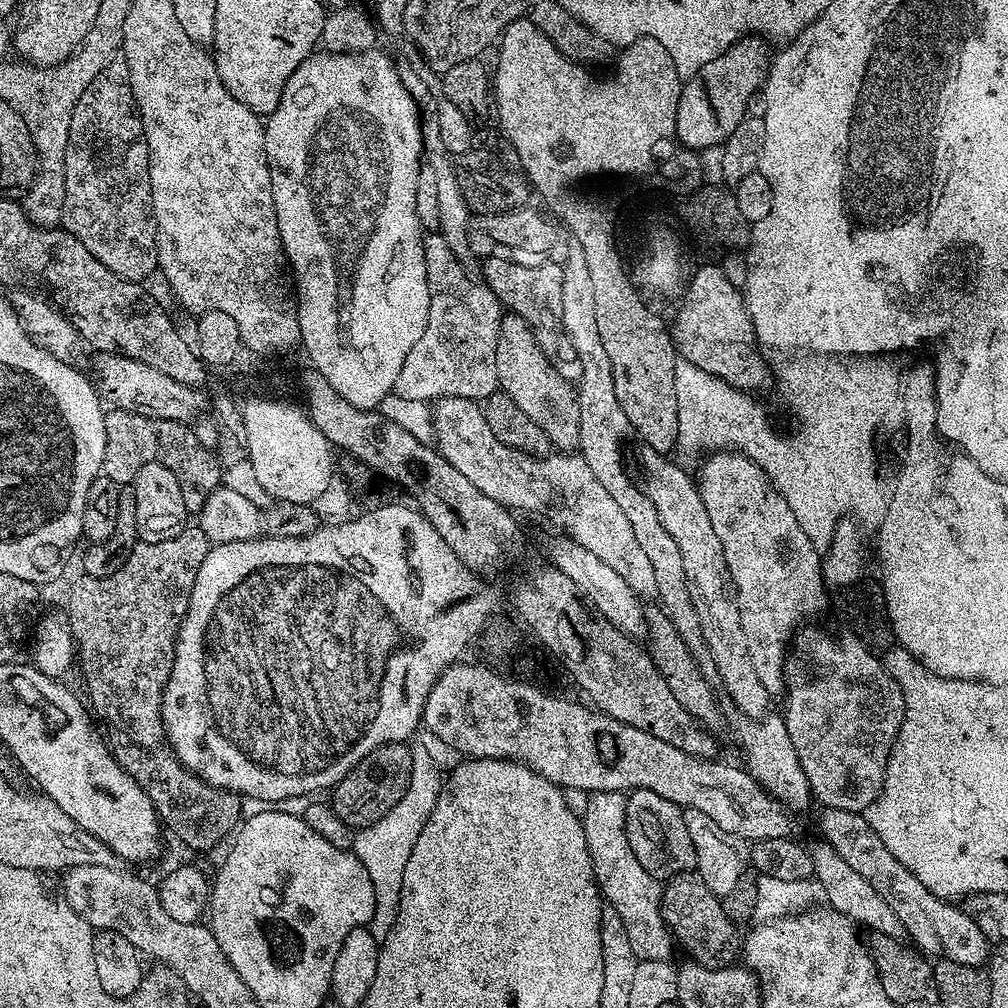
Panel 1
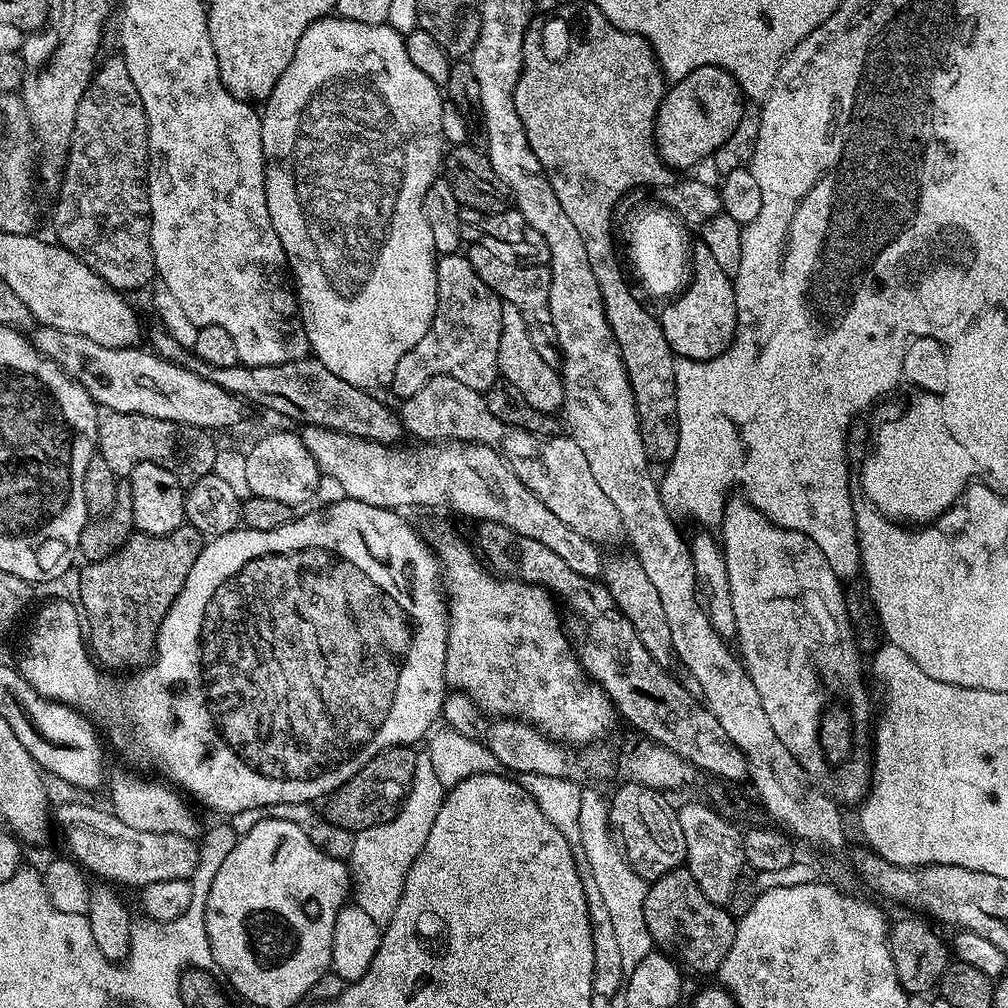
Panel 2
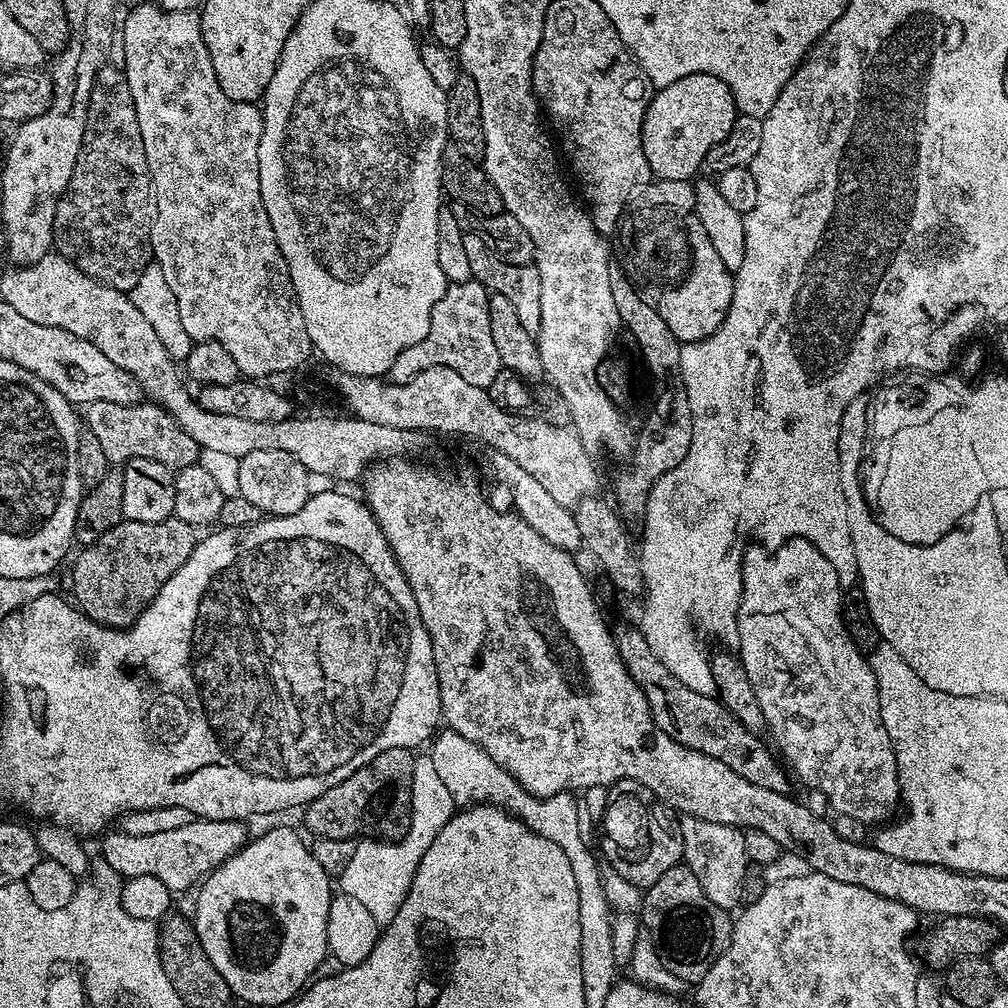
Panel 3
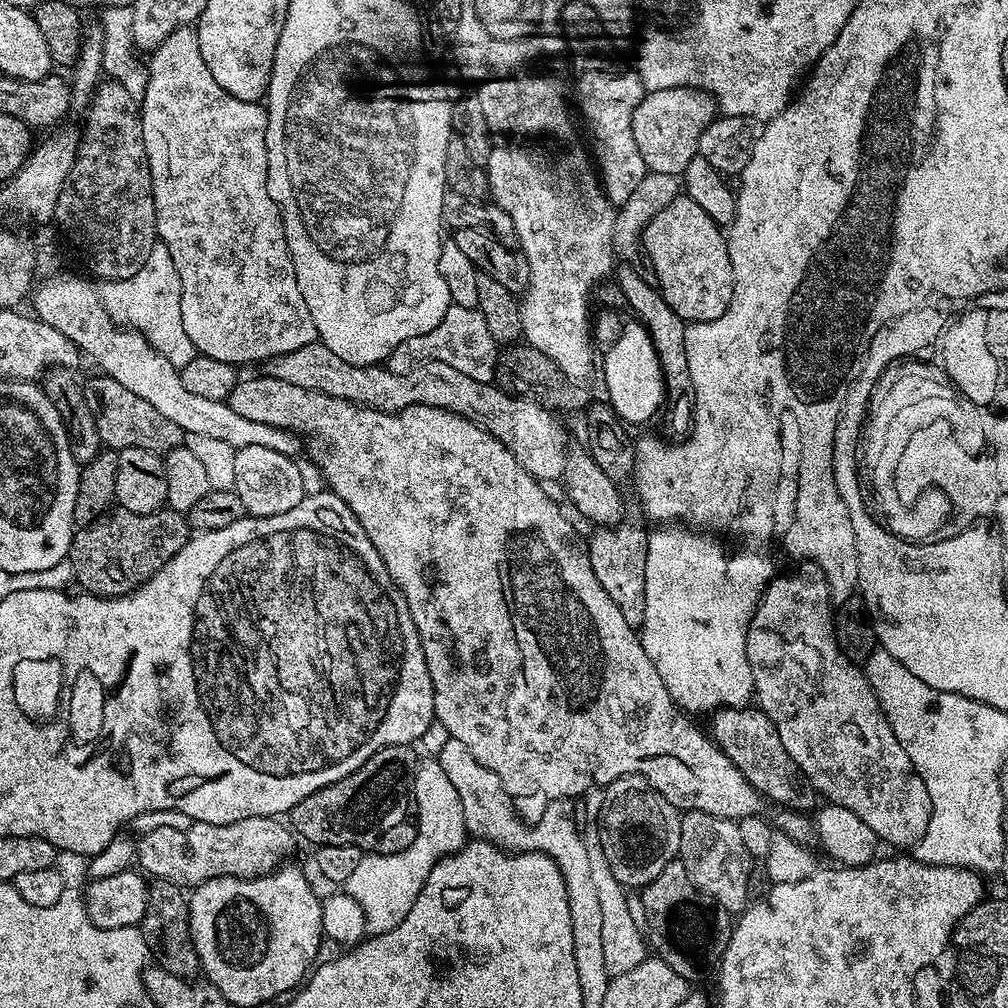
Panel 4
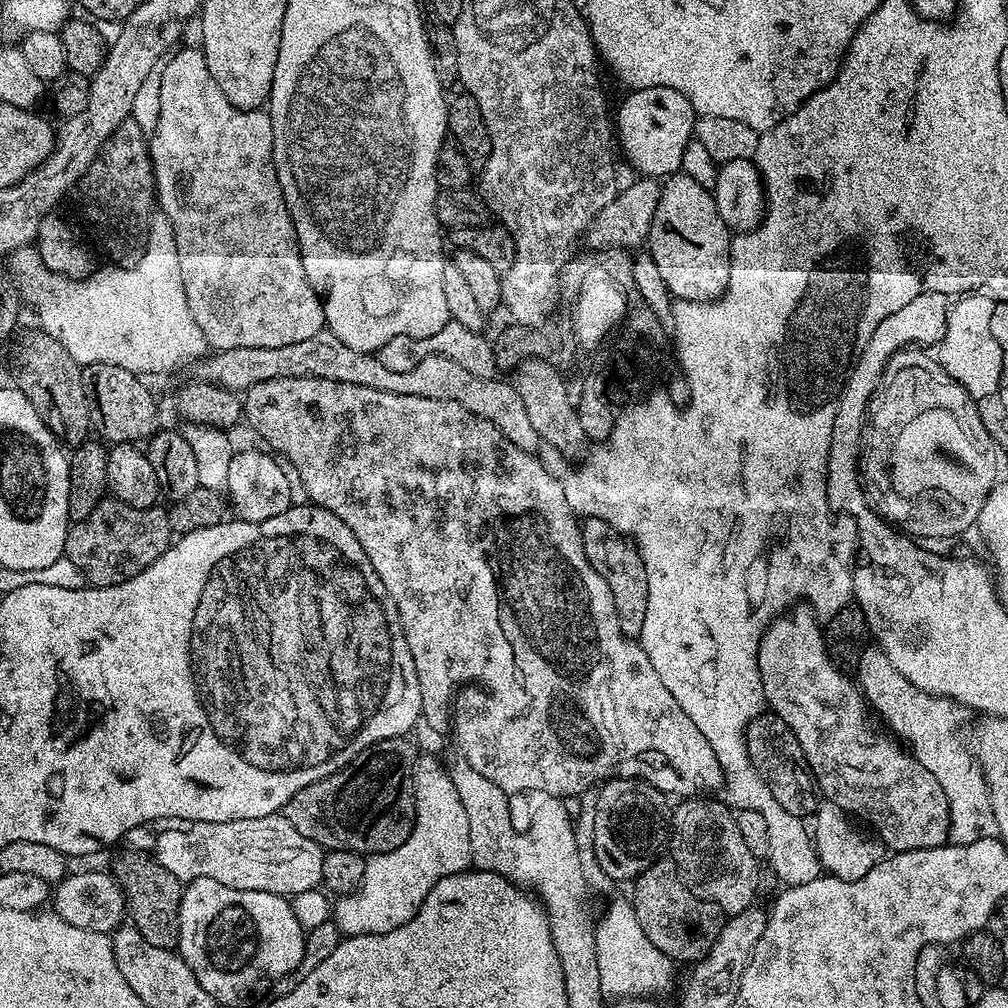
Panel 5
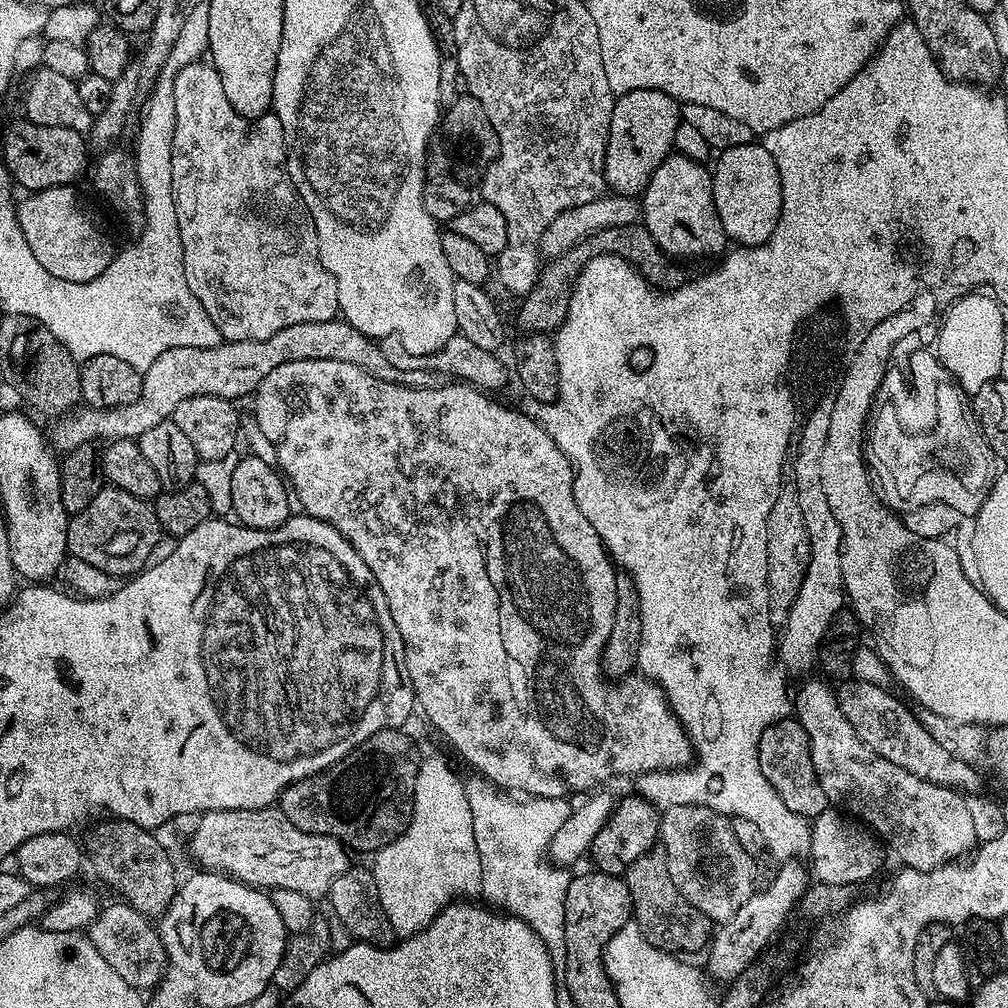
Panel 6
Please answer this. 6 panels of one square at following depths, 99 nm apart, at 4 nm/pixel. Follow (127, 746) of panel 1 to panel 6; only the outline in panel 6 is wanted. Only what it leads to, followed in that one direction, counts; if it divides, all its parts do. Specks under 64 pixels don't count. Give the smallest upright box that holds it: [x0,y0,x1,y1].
[67,486,162,578]

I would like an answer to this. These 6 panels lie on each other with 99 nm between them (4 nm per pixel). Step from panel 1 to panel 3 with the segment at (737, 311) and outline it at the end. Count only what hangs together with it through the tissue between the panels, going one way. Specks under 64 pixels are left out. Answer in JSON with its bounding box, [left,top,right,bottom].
[658,218,734,345]

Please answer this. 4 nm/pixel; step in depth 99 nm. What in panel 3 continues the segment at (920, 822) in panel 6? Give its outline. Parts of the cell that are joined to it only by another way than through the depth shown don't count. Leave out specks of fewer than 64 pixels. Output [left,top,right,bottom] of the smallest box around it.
[735,536,901,826]

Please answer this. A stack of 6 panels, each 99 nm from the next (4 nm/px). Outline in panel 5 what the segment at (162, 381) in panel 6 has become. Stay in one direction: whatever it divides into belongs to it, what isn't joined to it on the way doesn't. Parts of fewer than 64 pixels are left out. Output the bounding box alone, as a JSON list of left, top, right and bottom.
[195,330,542,453]

